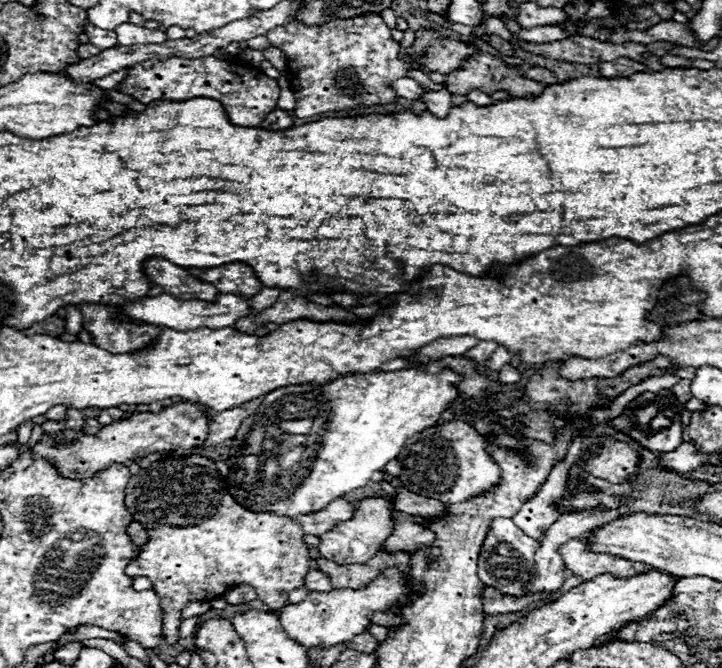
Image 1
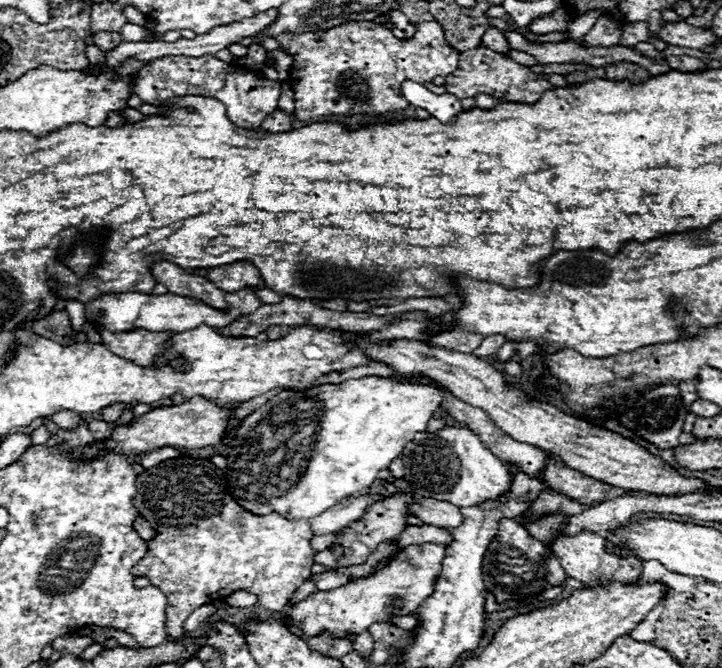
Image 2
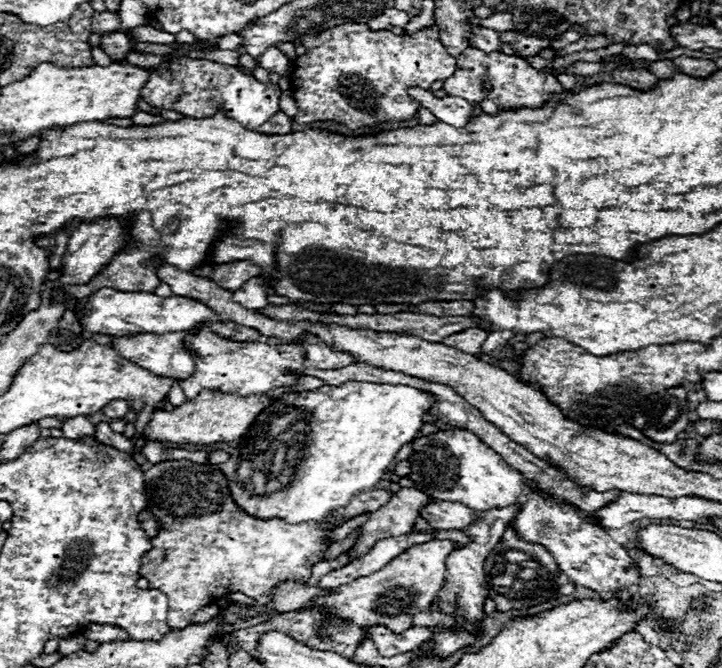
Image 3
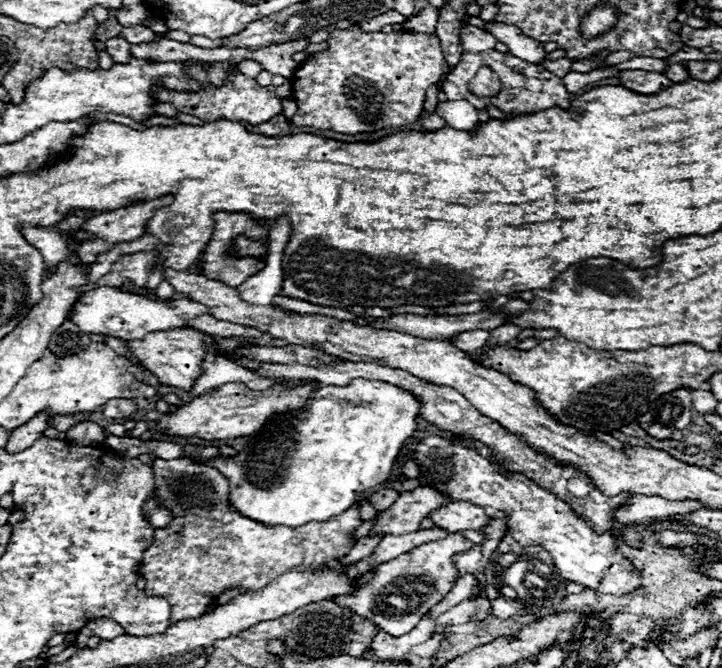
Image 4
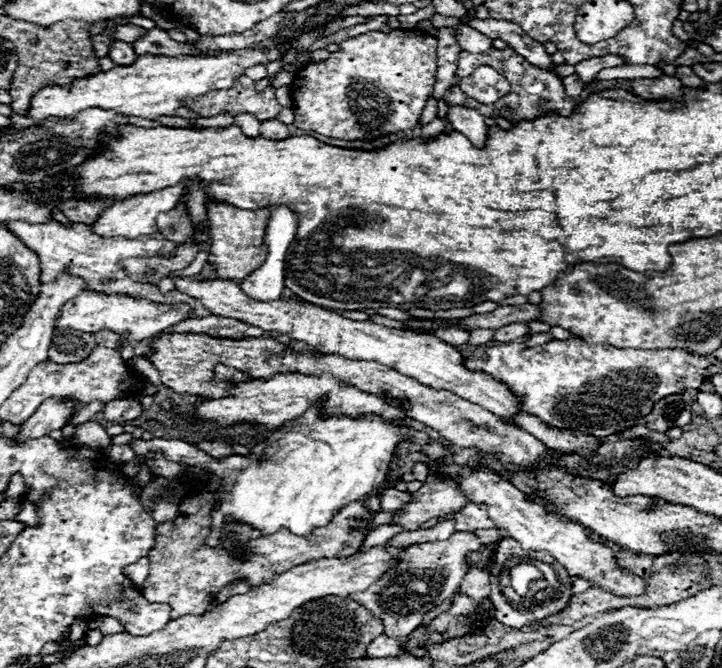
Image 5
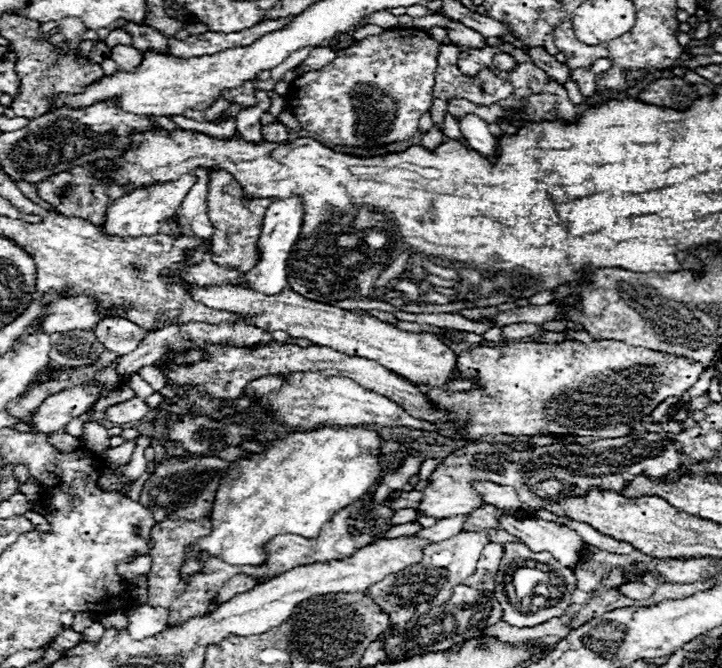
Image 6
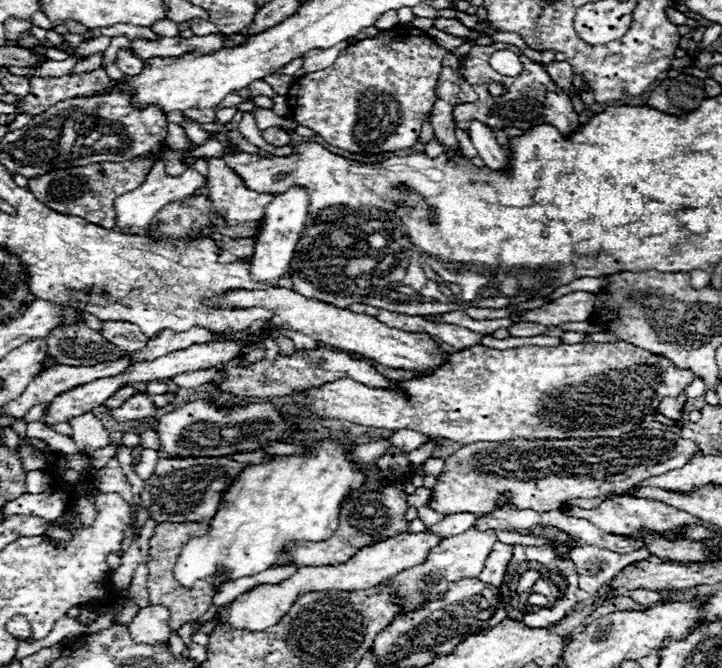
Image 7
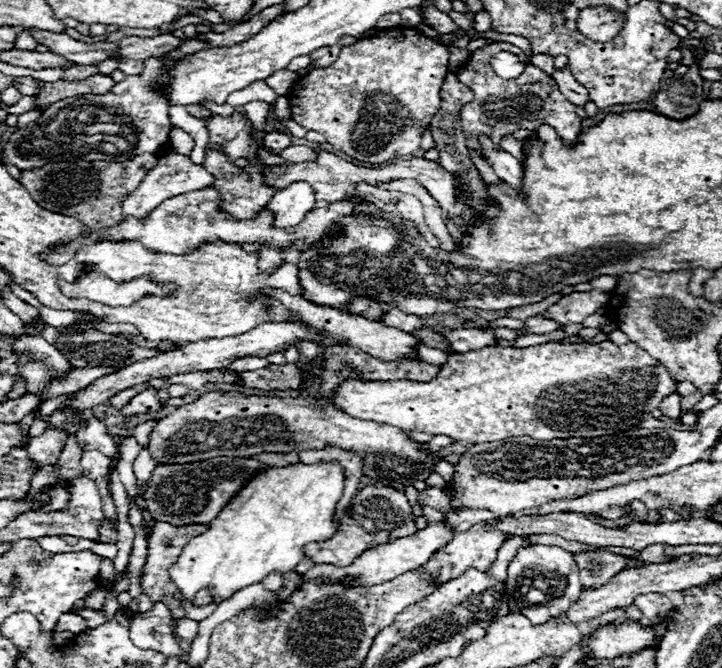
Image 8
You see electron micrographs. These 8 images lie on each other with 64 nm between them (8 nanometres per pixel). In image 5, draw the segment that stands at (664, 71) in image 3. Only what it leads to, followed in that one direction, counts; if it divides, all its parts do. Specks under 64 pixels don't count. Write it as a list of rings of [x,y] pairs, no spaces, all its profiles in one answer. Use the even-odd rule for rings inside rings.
[[[676,66],[676,74],[674,74],[684,86],[694,86],[694,88],[700,88],[700,86],[706,86],[694,72],[690,66]]]

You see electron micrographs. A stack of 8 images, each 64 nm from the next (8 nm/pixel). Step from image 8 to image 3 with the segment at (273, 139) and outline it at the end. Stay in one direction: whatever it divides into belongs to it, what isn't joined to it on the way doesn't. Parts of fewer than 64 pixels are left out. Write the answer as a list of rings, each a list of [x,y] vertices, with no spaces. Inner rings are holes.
[[[280,112],[280,114],[274,114],[268,122],[264,122],[264,126],[258,126],[256,132],[262,132],[262,134],[288,134],[290,132],[290,122],[292,122],[292,118],[286,116],[284,112]]]

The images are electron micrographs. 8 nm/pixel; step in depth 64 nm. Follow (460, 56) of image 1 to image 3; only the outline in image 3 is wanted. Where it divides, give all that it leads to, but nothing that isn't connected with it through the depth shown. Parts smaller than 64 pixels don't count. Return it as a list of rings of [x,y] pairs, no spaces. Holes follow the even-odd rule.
[[[342,24],[320,34],[304,36],[296,44],[306,48],[306,54],[298,56],[292,70],[292,96],[296,100],[298,112],[294,120],[298,124],[318,122],[318,120],[338,120],[348,128],[376,126],[384,120],[408,120],[418,110],[406,94],[408,86],[430,88],[434,80],[444,80],[454,74],[456,58],[446,52],[440,42],[440,28],[432,24],[430,28],[418,30],[414,36],[396,36],[390,30],[370,30],[366,24]]]

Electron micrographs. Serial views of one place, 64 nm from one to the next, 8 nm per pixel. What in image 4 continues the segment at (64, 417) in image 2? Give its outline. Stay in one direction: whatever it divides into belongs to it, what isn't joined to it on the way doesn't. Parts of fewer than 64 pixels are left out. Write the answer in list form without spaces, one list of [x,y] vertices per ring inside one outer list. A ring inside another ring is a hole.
[[[84,420],[76,422],[72,428],[66,430],[66,440],[76,446],[94,446],[94,444],[100,446],[104,442],[104,432],[98,424]]]

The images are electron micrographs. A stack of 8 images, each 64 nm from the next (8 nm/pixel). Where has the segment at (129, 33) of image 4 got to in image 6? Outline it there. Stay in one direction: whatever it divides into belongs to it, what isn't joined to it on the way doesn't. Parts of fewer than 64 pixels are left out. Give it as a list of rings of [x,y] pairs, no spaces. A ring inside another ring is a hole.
[[[116,28],[116,30],[112,30],[108,36],[106,36],[106,44],[112,48],[114,44],[130,44],[132,42],[132,36],[126,32],[126,30],[122,30],[122,28]]]

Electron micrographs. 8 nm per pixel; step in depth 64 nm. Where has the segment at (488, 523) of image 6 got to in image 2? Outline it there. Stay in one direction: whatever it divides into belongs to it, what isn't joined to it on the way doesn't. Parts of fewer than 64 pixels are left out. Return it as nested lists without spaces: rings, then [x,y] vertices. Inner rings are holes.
[[[414,498],[408,506],[408,514],[418,516],[424,524],[432,524],[438,528],[458,526],[462,522],[462,514],[450,502],[440,502],[434,498]]]

